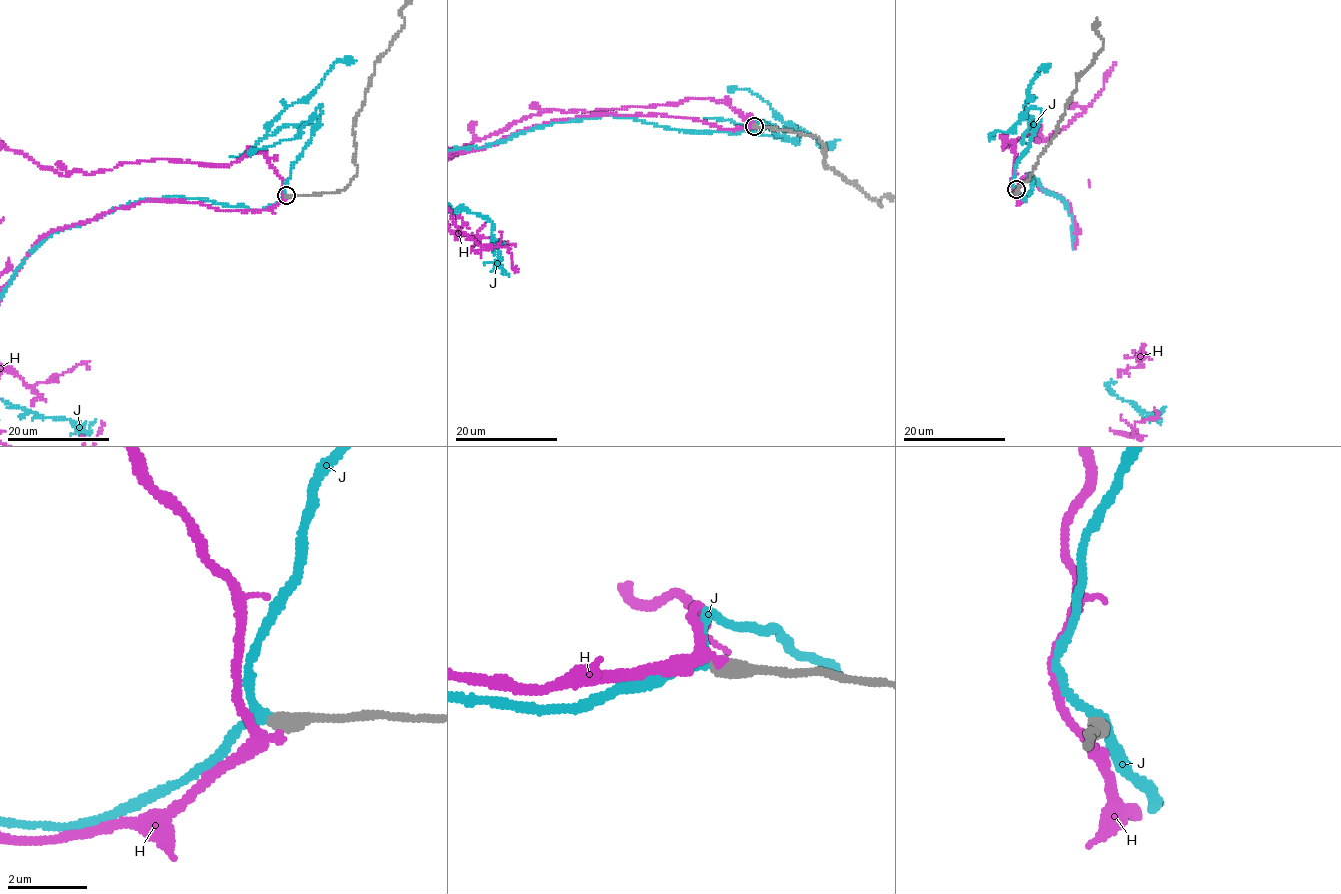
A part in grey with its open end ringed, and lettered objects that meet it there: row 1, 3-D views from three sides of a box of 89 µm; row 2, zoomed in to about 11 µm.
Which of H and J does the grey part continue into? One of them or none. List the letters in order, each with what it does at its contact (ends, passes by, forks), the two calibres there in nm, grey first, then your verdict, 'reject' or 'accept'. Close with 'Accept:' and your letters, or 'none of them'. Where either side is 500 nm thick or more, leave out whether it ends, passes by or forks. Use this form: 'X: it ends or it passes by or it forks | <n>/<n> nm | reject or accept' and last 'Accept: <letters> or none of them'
H: it passes by | 440/220 nm | reject
J: it passes by | 420/220 nm | accept
Accept: J

